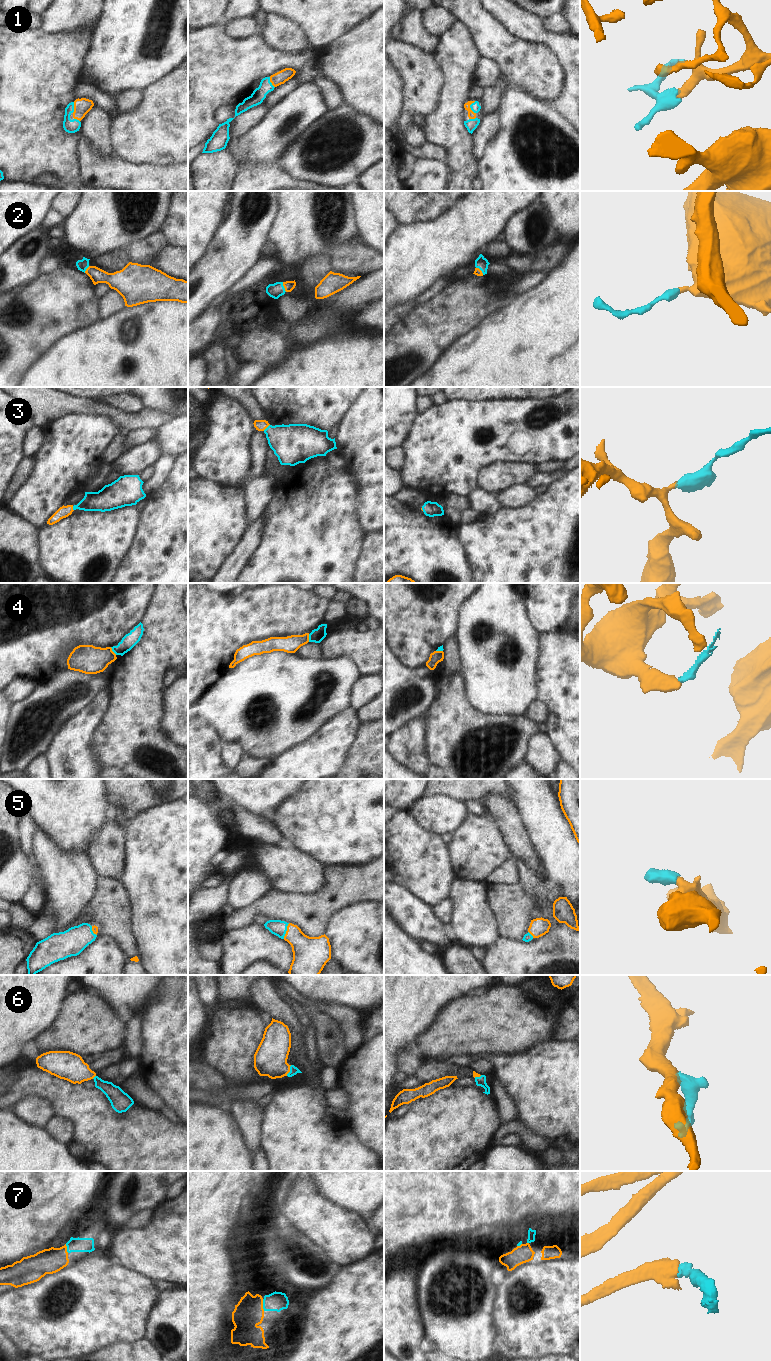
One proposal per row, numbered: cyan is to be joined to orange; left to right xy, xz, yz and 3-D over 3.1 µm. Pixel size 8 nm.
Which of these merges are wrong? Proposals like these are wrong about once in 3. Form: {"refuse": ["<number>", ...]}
{"refuse": ["4"]}

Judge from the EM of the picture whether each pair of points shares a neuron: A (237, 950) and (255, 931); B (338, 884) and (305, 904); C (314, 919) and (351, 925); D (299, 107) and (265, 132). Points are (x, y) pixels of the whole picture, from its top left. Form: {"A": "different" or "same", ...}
{"A": "same", "B": "same", "C": "different", "D": "same"}

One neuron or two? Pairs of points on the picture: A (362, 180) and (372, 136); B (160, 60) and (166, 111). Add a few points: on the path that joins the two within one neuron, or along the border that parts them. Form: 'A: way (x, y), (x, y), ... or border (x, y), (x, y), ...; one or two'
A: border (373, 164), (355, 180); two
B: border (177, 67), (142, 90); two

